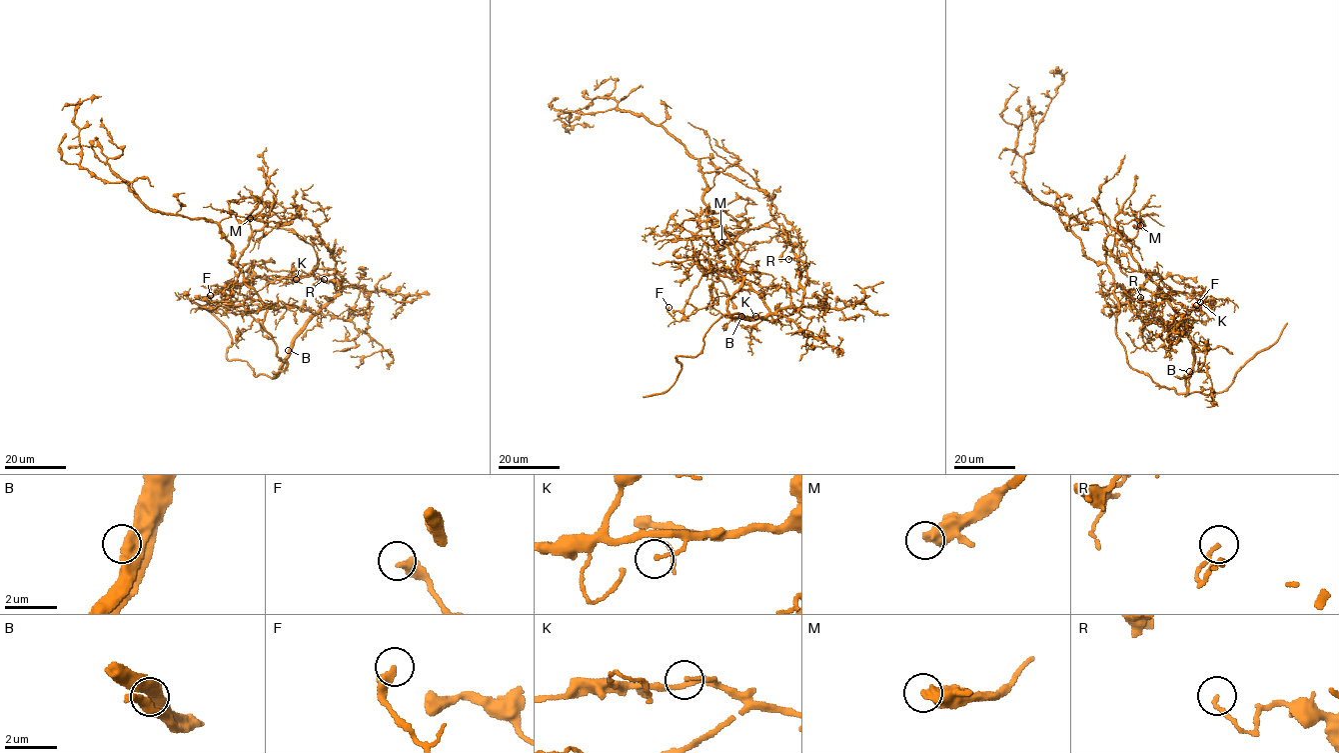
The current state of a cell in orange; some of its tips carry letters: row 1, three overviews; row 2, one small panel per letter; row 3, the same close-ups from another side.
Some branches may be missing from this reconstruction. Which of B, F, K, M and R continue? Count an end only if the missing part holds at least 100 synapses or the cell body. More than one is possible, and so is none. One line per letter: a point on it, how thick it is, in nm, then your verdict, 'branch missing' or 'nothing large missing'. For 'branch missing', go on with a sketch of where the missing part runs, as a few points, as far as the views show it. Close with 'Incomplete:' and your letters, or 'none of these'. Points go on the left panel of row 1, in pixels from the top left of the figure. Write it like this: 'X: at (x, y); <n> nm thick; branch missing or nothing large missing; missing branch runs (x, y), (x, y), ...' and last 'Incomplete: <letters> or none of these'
B: at (288, 350); 480 nm thick; nothing large missing
F: at (210, 295); 400 nm thick; nothing large missing
K: at (296, 279); 120 nm thick; nothing large missing
M: at (250, 218); 460 nm thick; nothing large missing
R: at (324, 279); 150 nm thick; nothing large missing
Incomplete: none of these

